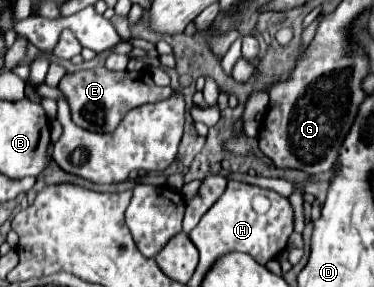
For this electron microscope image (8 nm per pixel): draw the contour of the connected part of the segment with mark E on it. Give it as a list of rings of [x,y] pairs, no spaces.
[[[105,67],[67,73],[61,79],[59,89],[67,97],[73,123],[89,131],[113,131],[113,127],[117,127],[117,123],[125,117],[125,111],[145,103],[165,101],[175,93],[171,87],[157,87],[147,69],[129,73],[129,71],[109,71]]]

